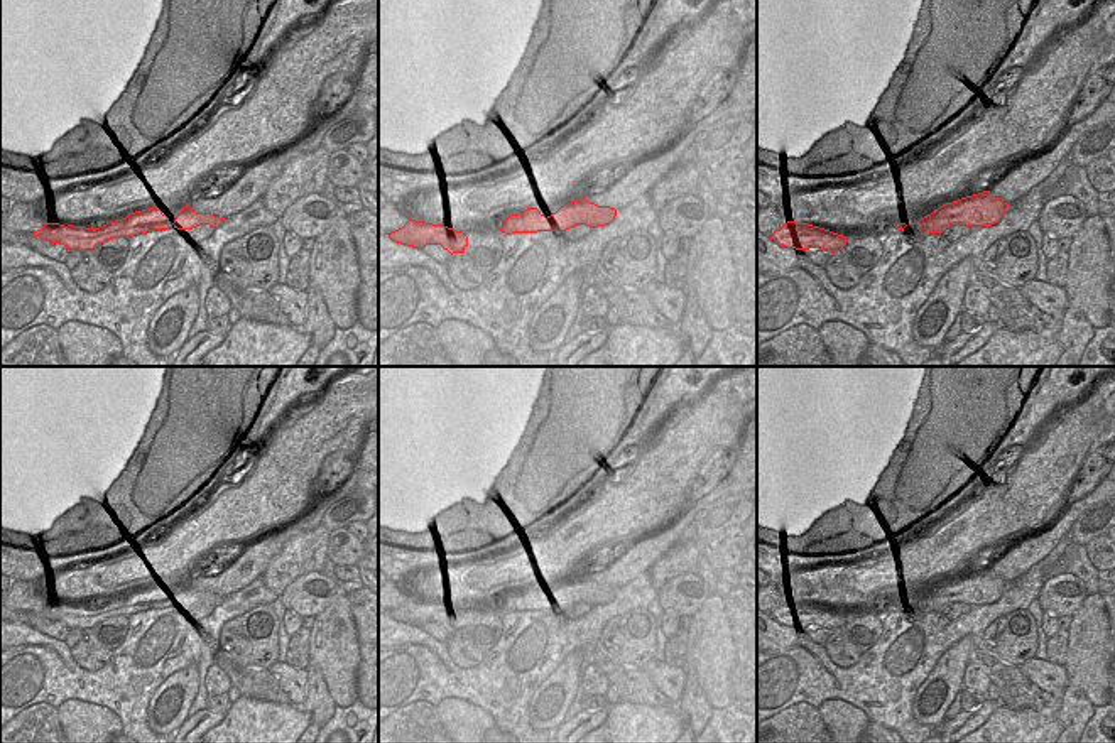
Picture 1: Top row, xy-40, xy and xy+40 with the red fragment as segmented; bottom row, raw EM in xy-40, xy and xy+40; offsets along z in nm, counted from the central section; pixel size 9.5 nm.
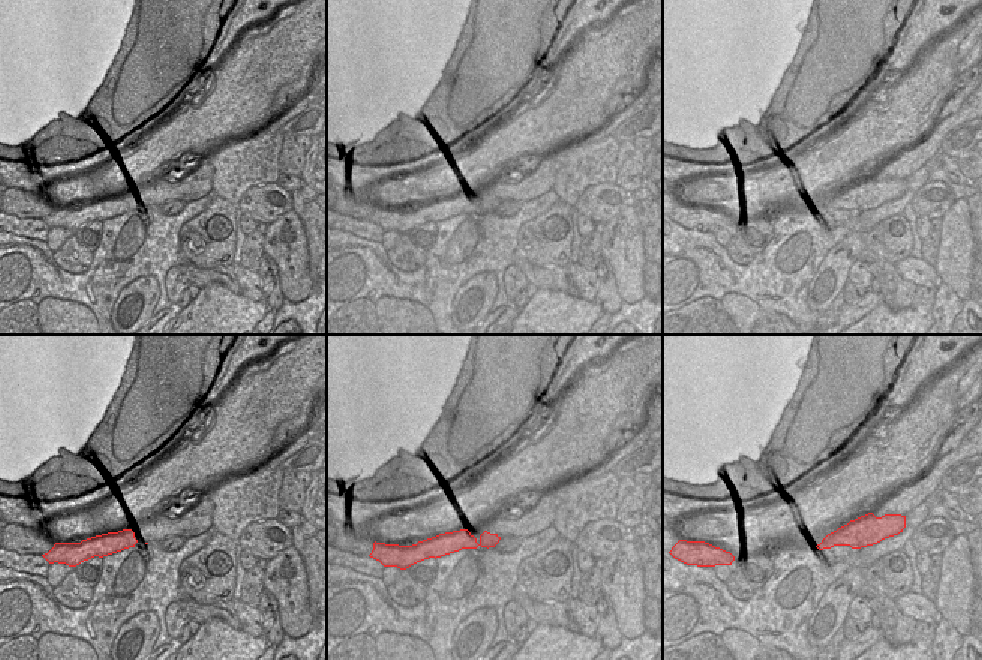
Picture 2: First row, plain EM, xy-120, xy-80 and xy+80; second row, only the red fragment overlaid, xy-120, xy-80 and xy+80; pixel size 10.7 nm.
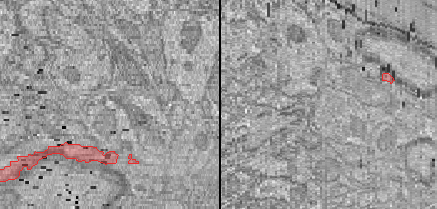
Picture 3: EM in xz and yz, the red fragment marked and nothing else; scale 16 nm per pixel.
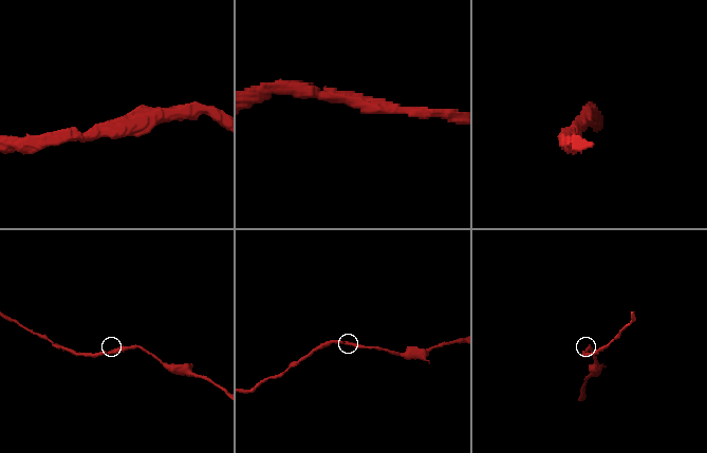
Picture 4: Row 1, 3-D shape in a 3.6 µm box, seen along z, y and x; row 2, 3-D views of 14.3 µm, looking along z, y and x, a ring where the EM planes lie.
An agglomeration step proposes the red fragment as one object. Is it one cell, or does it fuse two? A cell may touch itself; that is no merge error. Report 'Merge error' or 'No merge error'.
No merge error.

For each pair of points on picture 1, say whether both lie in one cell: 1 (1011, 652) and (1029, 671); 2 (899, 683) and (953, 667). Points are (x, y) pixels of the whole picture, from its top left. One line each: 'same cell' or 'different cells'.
1: different cells
2: different cells

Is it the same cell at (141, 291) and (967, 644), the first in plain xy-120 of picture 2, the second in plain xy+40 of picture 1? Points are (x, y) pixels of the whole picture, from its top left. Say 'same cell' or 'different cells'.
same cell

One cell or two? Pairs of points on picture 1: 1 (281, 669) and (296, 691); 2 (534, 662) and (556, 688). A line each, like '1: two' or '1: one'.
1: one
2: two

